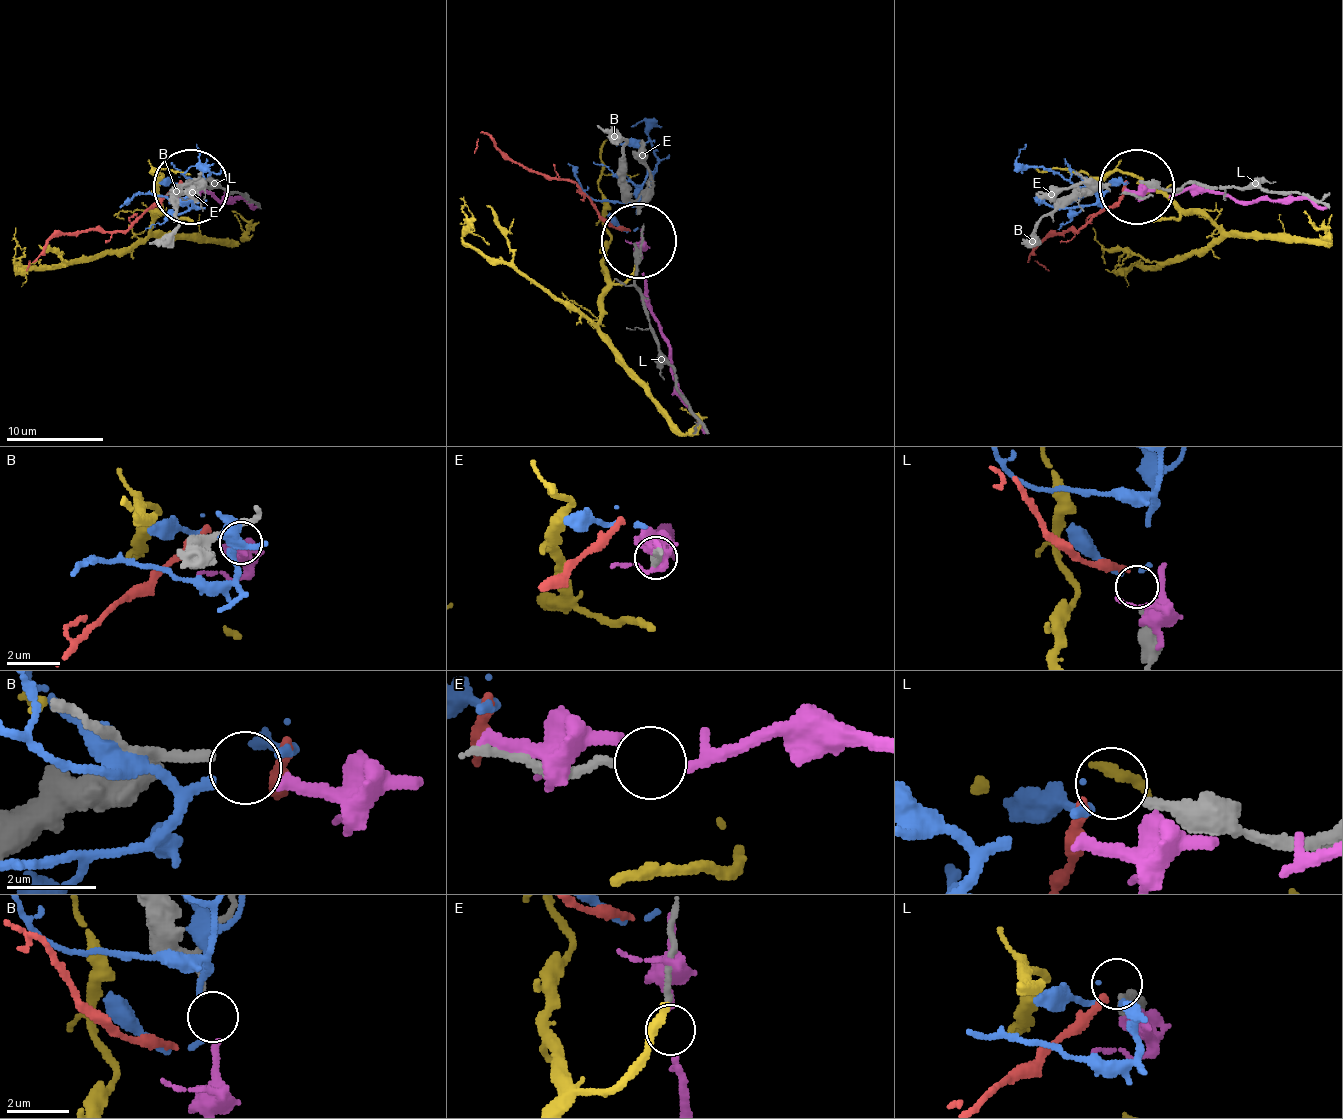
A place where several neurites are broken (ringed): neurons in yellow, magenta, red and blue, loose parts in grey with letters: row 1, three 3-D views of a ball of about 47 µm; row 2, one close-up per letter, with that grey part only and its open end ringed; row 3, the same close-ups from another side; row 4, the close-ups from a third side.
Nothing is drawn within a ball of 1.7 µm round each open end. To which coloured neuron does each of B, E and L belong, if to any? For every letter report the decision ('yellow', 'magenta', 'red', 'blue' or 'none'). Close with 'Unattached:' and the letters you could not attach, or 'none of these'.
B: magenta
E: none
L: blue
Unattached: E

